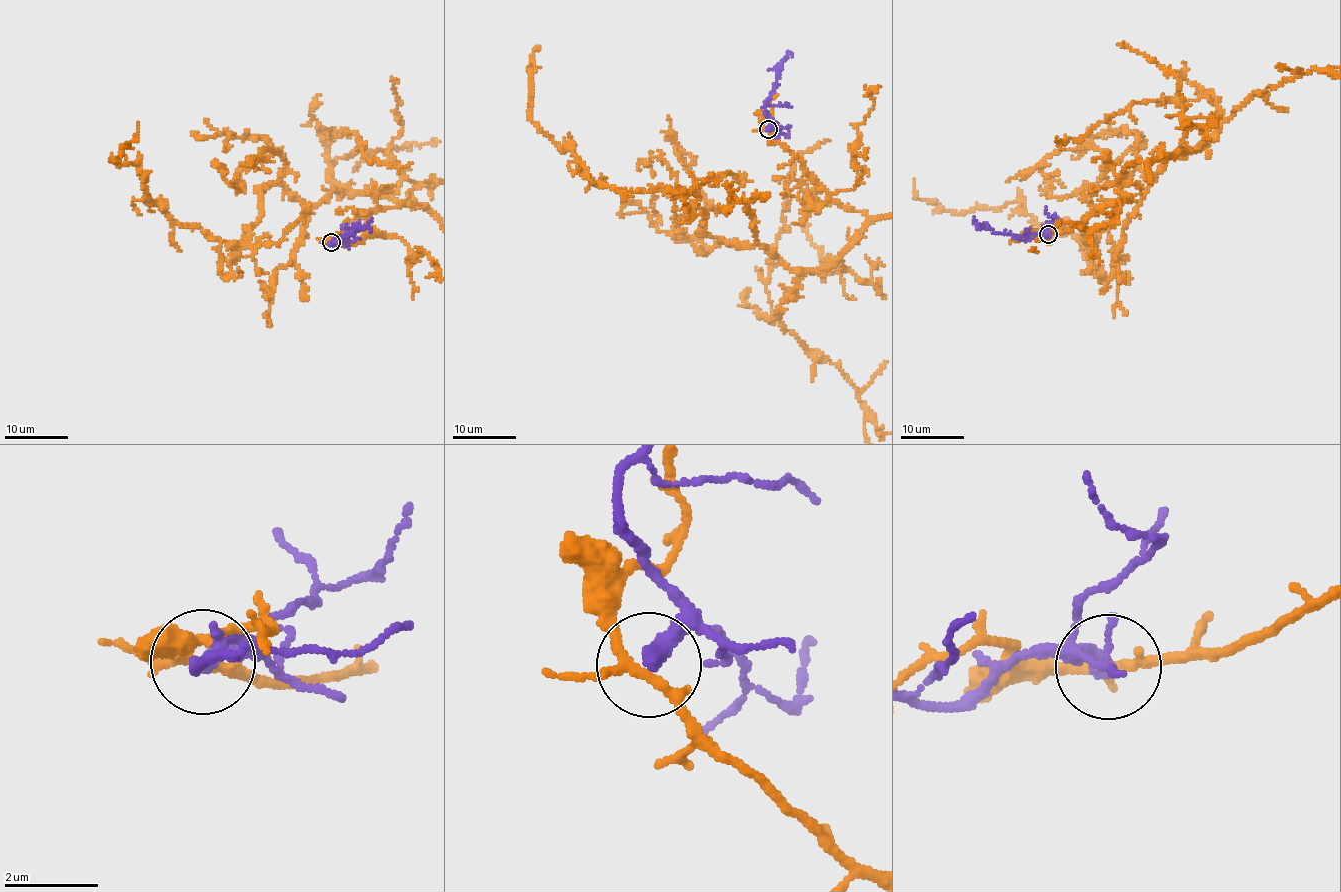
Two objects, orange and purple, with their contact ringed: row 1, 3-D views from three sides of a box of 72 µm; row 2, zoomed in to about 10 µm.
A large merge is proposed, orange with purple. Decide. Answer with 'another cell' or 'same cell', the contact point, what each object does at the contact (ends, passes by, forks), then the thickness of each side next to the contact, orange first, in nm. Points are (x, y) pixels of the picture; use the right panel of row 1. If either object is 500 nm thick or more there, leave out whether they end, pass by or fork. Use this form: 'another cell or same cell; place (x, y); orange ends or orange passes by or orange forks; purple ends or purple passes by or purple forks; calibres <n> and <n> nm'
another cell; place (1048, 234); orange forks; purple ends; calibres 180 and 400 nm

